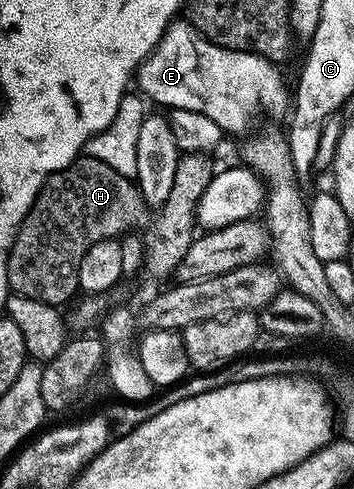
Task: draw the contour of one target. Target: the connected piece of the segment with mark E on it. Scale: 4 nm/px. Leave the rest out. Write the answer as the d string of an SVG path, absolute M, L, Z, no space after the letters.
M177 19L159 39L149 58L141 64L135 74L135 81L136 84L141 84L140 92L150 102L153 100L157 105L166 105L166 110L169 111L174 109L199 111L199 115L215 119L222 134L229 135L229 133L247 132L256 123L261 109L273 109L276 105L283 104L285 100L286 102L290 100L290 90L289 93L285 90L285 81L277 69L280 68L266 57L262 57L260 53L224 49L223 46L201 36L201 32L188 20Z

